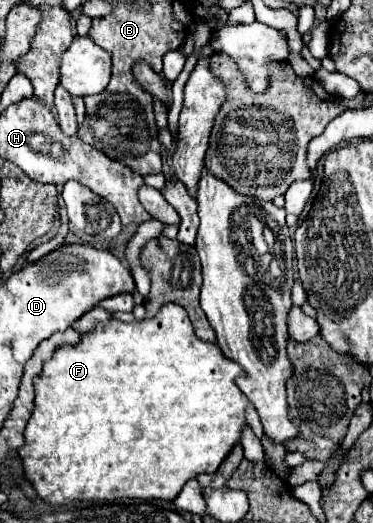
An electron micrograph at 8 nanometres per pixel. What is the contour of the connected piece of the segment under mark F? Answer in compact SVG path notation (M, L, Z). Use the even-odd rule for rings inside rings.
M173 303L163 305L153 319L143 319L133 323L111 319L111 323L99 323L97 329L93 333L85 333L77 345L57 347L53 357L43 363L41 373L33 379L35 407L23 433L25 445L17 451L23 461L23 473L27 481L33 485L35 493L51 507L59 507L69 501L114 502L125 497L135 497L148 502L172 501L189 479L201 473L215 473L221 461L227 457L227 451L231 451L231 447L239 441L243 427L247 427L245 407L249 401L235 385L235 379L239 375L243 375L243 369L237 363L225 359L223 353L219 351L219 345L203 343L195 337L187 311L183 311L183 307L179 305Z

